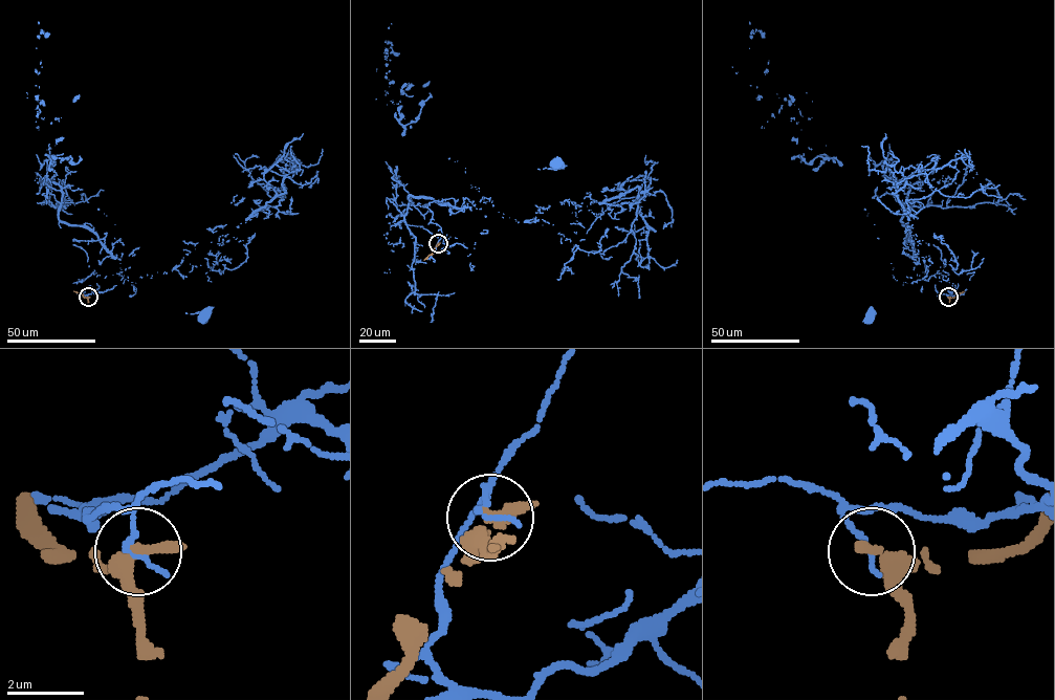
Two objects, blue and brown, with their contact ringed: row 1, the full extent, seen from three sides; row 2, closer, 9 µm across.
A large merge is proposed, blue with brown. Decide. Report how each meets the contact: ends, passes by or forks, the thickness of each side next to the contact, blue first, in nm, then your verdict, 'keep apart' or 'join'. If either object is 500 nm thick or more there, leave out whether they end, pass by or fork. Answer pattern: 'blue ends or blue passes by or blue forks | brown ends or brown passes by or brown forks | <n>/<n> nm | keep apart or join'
blue ends | brown passes by | 160/320 nm | keep apart

